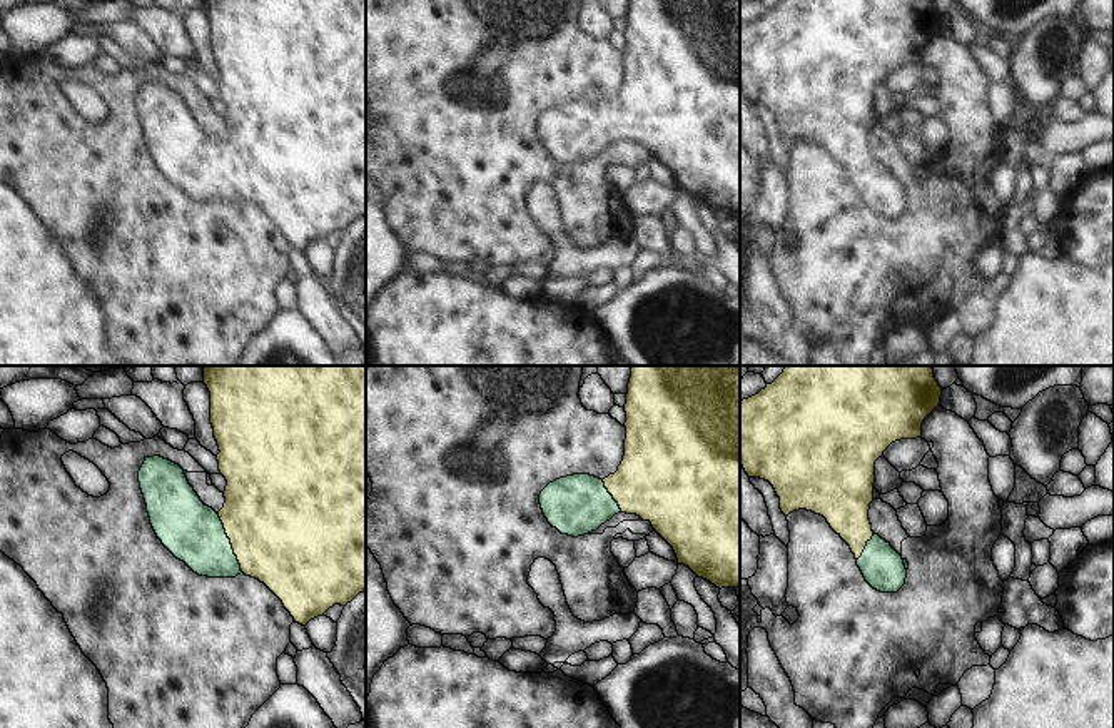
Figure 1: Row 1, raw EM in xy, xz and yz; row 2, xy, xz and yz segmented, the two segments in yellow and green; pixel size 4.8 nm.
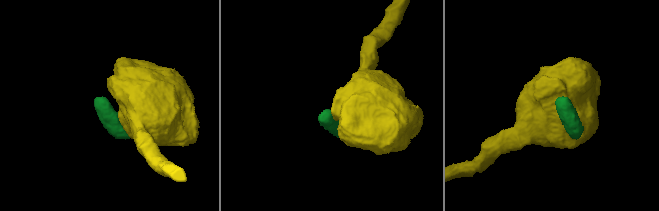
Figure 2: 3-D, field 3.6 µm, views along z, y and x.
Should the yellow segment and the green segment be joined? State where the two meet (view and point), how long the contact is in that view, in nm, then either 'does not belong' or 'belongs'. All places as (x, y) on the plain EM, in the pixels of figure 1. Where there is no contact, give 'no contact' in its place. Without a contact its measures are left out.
meets yellow in xy at (231, 169); contact 300 nm long; belongs

